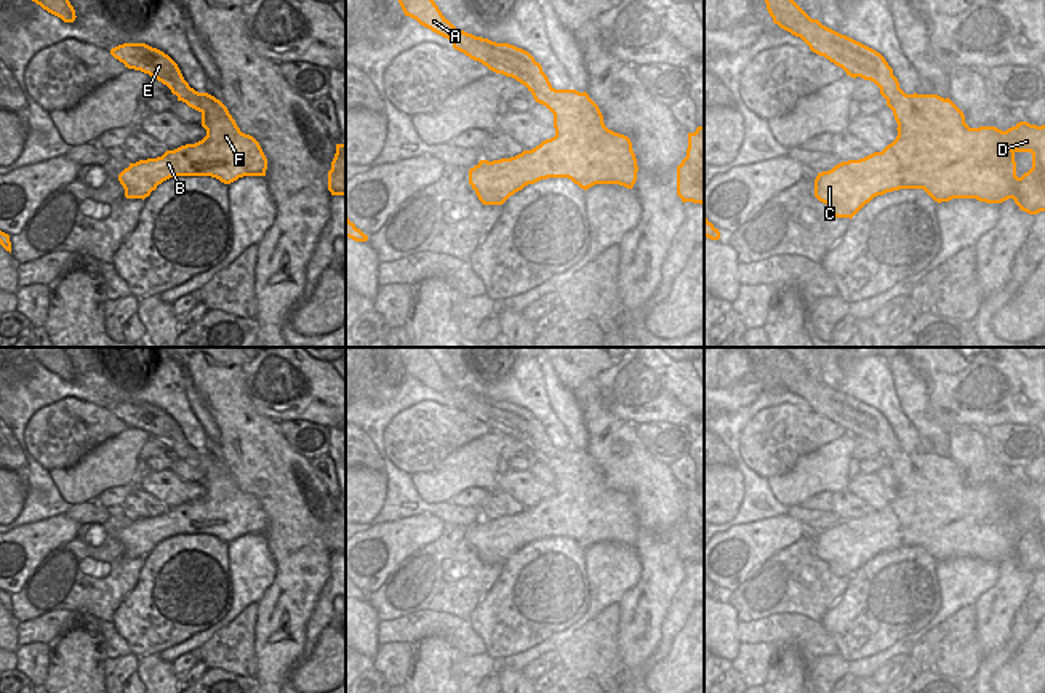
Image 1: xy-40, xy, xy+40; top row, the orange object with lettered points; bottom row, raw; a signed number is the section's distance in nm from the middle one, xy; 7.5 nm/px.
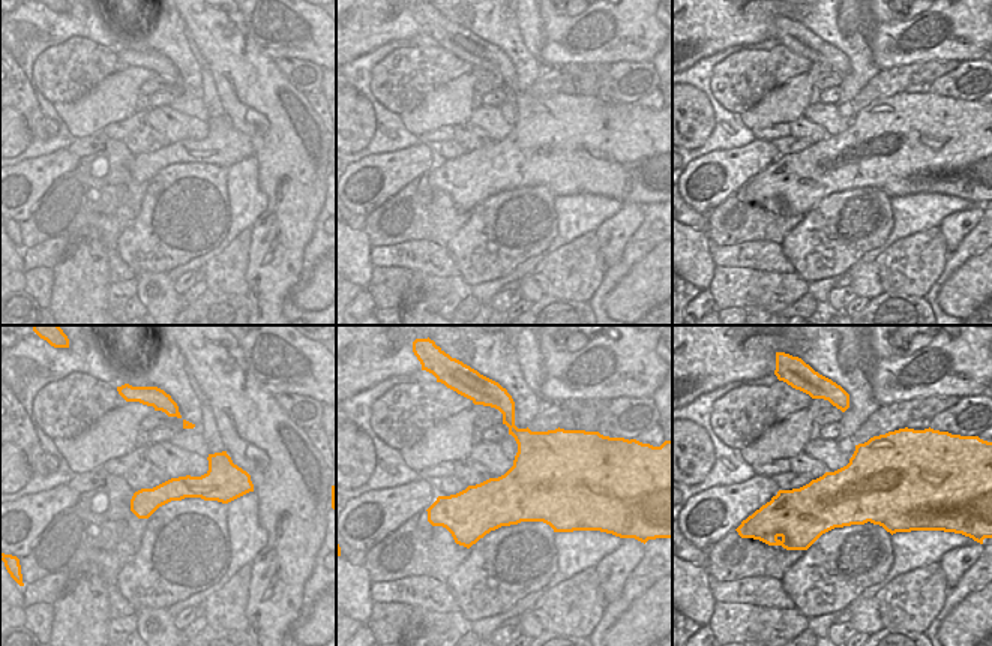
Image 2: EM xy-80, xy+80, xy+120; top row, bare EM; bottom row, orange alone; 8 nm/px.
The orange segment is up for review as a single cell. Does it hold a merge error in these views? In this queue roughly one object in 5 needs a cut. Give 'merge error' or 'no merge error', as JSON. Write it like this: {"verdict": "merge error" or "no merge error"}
{"verdict": "no merge error"}

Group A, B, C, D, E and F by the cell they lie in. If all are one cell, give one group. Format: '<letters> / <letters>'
A B C D E F

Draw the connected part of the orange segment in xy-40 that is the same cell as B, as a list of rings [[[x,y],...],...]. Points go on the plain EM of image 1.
[[[123,402],[112,407],[110,413],[125,426],[166,443],[178,459],[202,472],[202,485],[206,488],[206,495],[195,503],[130,522],[118,533],[126,557],[144,559],[158,543],[176,535],[211,535],[224,543],[243,535],[266,535],[267,517],[259,501],[240,490],[219,458],[190,447],[168,413],[146,402]]]

